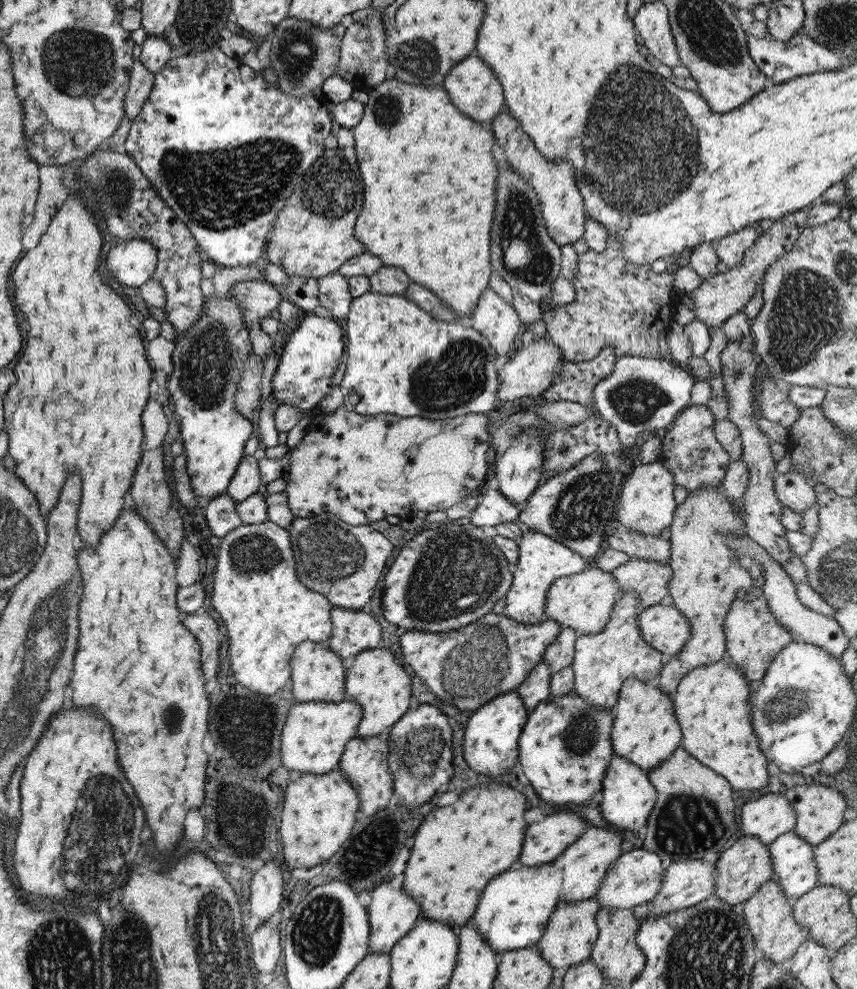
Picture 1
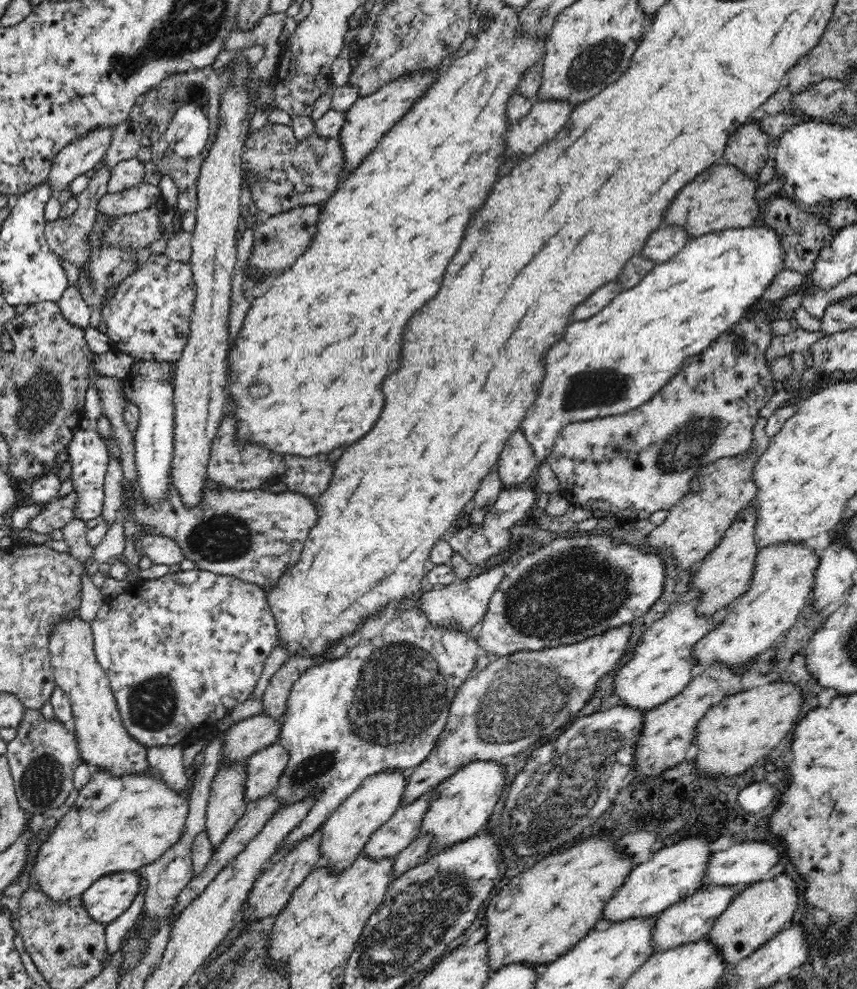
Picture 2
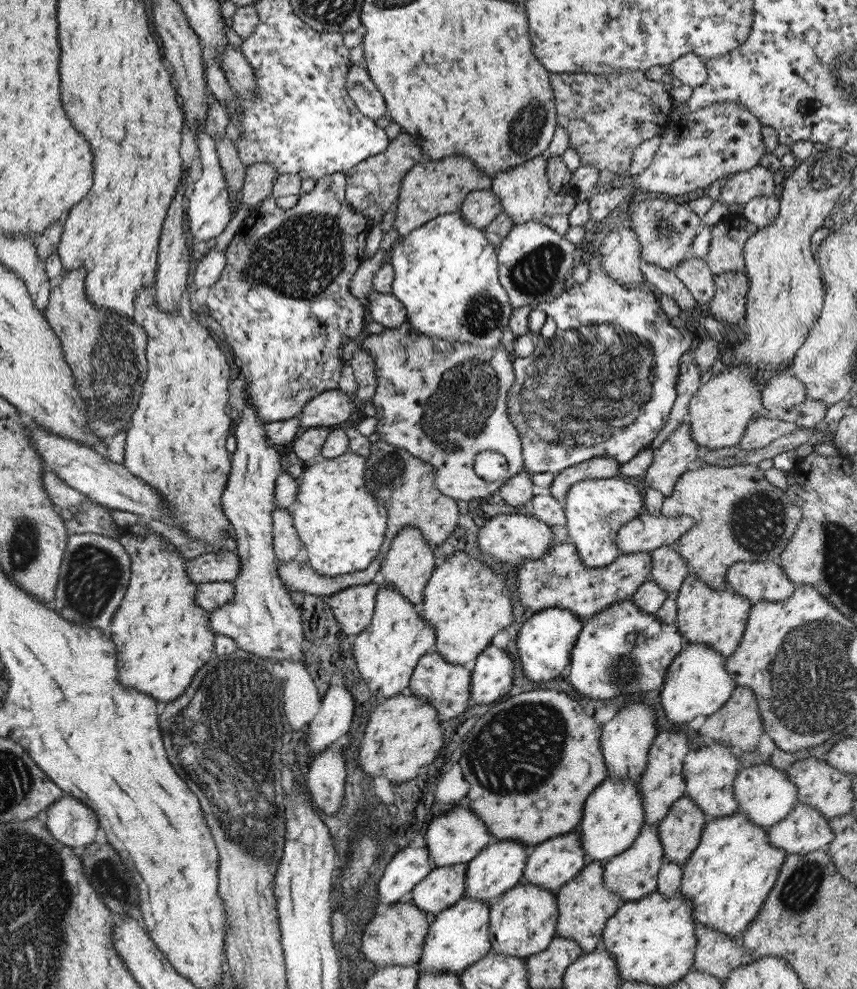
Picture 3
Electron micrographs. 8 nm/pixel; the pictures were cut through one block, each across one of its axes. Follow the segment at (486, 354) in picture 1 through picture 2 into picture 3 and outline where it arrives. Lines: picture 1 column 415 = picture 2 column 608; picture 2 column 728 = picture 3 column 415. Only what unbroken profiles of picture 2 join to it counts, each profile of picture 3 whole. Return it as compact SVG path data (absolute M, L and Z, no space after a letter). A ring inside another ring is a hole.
M459 212L436 216L433 220L425 222L422 226L414 228L409 234L402 236L401 241L393 249L389 249L387 262L392 266L394 274L390 293L405 307L406 320L418 333L424 334L430 339L435 337L452 343L455 341L469 343L473 346L477 345L478 347L487 347L493 350L497 346L501 346L501 333L508 323L512 311L507 293L498 281L497 253L497 247L485 238L483 230L476 229L471 224L465 224Z

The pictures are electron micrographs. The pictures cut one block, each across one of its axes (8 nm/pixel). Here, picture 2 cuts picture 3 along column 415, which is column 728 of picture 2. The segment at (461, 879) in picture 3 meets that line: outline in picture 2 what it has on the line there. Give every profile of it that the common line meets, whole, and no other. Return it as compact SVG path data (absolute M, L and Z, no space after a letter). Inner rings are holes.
M710 885L666 908L658 915L655 927L657 952L674 948L674 946L682 946L682 944L690 944L690 942L696 942L696 940L708 936L715 922L729 908L730 902L739 893L740 890L736 885Z

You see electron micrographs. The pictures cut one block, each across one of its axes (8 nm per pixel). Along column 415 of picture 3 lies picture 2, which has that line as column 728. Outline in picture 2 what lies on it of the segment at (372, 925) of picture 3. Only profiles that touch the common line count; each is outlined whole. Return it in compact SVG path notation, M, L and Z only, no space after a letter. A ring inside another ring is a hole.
M782 871L768 880L762 879L741 891L715 922L706 938L713 940L719 946L726 964L734 966L789 926L799 904L798 882L790 874Z

